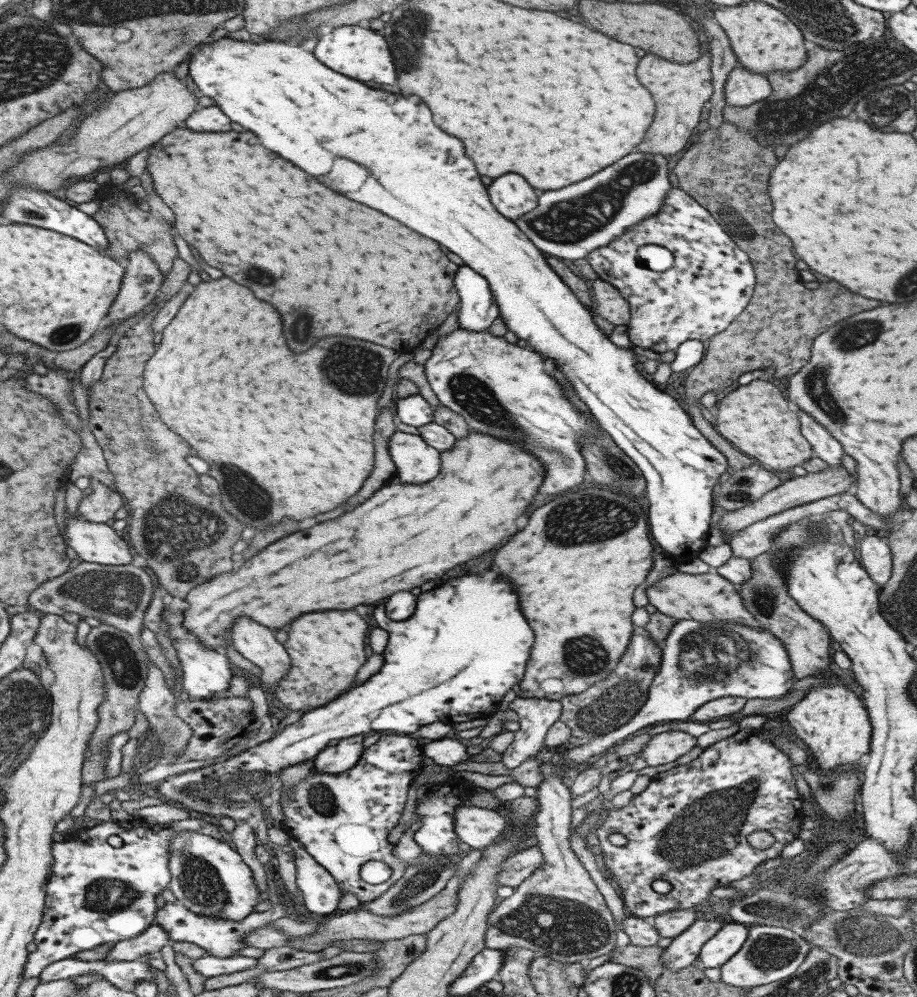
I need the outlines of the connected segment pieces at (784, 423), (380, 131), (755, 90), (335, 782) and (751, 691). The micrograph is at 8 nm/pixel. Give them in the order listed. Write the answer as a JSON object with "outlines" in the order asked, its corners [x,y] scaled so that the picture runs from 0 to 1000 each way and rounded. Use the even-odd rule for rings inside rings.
{"outlines":[[[[823,380],[788,397],[782,407],[779,431],[838,472],[854,473],[865,467],[874,467],[887,457],[883,445],[872,435],[869,417],[860,411],[858,401],[839,382]]],[[[241,38],[241,40],[234,40],[234,42],[228,42],[228,44],[221,44],[215,48],[215,52],[210,56],[206,56],[205,74],[213,83],[213,86],[217,89],[217,92],[221,96],[227,96],[234,100],[234,104],[241,108],[241,112],[245,116],[250,116],[252,122],[258,122],[261,126],[265,126],[267,130],[276,132],[282,142],[304,154],[306,158],[320,162],[324,169],[328,169],[330,173],[335,173],[337,177],[341,177],[344,181],[348,181],[350,185],[354,185],[357,189],[374,195],[376,199],[381,201],[387,201],[391,205],[398,205],[411,213],[418,213],[422,215],[424,219],[437,223],[439,227],[448,229],[450,233],[457,233],[461,235],[463,239],[470,239],[474,243],[479,243],[481,247],[490,249],[490,253],[498,255],[498,257],[509,266],[515,269],[520,275],[523,275],[529,279],[531,285],[533,285],[533,293],[538,297],[538,303],[542,305],[542,315],[551,329],[556,331],[566,340],[570,340],[577,347],[583,351],[583,353],[590,355],[592,359],[599,359],[600,363],[607,367],[607,371],[615,375],[618,383],[623,385],[628,396],[635,401],[639,409],[643,411],[643,414],[649,419],[650,425],[656,430],[662,437],[677,450],[677,453],[685,457],[692,467],[699,472],[702,479],[704,488],[702,489],[702,498],[706,504],[706,526],[708,526],[708,534],[712,544],[721,550],[721,552],[730,558],[730,560],[736,564],[736,566],[743,567],[746,564],[754,564],[756,560],[761,560],[760,557],[769,548],[769,541],[773,534],[773,527],[775,522],[775,516],[778,513],[776,495],[782,487],[782,479],[793,471],[794,463],[792,459],[764,435],[760,432],[760,429],[756,428],[755,421],[747,414],[743,408],[738,405],[738,402],[731,396],[727,396],[727,391],[709,384],[703,379],[697,376],[692,367],[696,365],[694,361],[694,355],[689,353],[688,349],[673,349],[668,344],[664,342],[662,336],[656,333],[655,327],[648,323],[647,317],[634,306],[634,303],[629,301],[629,298],[625,298],[623,291],[614,284],[614,282],[603,273],[603,270],[597,265],[593,255],[583,249],[575,238],[562,227],[559,222],[553,221],[550,217],[546,217],[534,204],[532,200],[530,189],[527,188],[518,169],[516,169],[516,162],[511,158],[505,156],[505,146],[503,142],[496,138],[496,136],[490,136],[485,132],[481,132],[472,122],[470,122],[470,114],[466,110],[466,106],[455,98],[455,96],[435,96],[435,94],[426,94],[422,96],[422,92],[418,90],[405,90],[400,86],[396,86],[394,82],[387,82],[387,80],[381,80],[378,76],[372,76],[363,70],[359,70],[357,66],[352,66],[350,62],[346,62],[341,58],[341,54],[333,52],[337,50],[337,46],[333,44],[325,44],[311,41],[302,42],[285,42],[285,44],[276,44],[276,42],[261,42],[261,40],[250,40],[250,38]]],[[[802,67],[795,71],[790,84],[790,101],[795,106],[817,106],[841,94],[835,76],[819,72],[812,67]]],[[[417,737],[414,738],[408,746],[405,746],[402,749],[397,750],[396,754],[391,757],[389,761],[389,766],[376,774],[370,776],[348,776],[348,774],[339,774],[341,771],[342,760],[336,760],[335,762],[326,763],[326,766],[322,766],[317,770],[309,771],[306,778],[303,778],[304,783],[306,783],[306,788],[311,790],[317,790],[320,796],[317,798],[306,798],[304,802],[304,808],[306,809],[306,816],[309,821],[306,822],[308,832],[317,840],[330,848],[333,856],[337,857],[346,867],[349,867],[363,881],[368,886],[370,893],[375,897],[375,895],[383,895],[386,897],[393,907],[398,907],[410,903],[412,899],[415,899],[424,890],[427,888],[438,877],[442,871],[444,871],[447,865],[438,864],[433,862],[427,858],[427,852],[431,848],[426,848],[422,845],[422,838],[424,834],[434,826],[433,822],[437,818],[439,809],[442,808],[442,803],[444,802],[444,794],[446,794],[446,789],[453,780],[459,775],[461,767],[459,766],[459,749],[455,746],[453,738],[447,737]],[[403,863],[411,863],[413,865],[419,865],[426,872],[426,879],[417,886],[413,887],[400,887],[396,885],[391,879],[391,870],[398,865]]],[[[739,622],[730,633],[730,636],[721,643],[721,662],[716,676],[709,683],[707,697],[692,718],[679,728],[640,743],[631,743],[626,748],[618,747],[618,753],[610,758],[617,768],[621,765],[634,766],[643,764],[665,751],[668,746],[682,741],[686,736],[699,732],[703,728],[712,728],[720,725],[736,724],[737,722],[752,722],[754,716],[766,706],[780,700],[803,698],[817,702],[817,700],[852,700],[860,694],[863,686],[867,682],[863,674],[863,667],[852,646],[840,634],[824,632],[808,625],[793,624],[792,622],[779,622],[778,624],[762,624],[760,622]]]]}

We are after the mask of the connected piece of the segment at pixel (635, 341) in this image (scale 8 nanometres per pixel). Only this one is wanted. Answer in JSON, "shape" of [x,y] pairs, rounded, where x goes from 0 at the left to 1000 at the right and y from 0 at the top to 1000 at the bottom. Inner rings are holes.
{"shape":[[[740,188],[731,189],[723,198],[721,207],[712,217],[707,217],[684,228],[675,237],[660,247],[646,251],[637,259],[651,275],[673,290],[686,308],[684,337],[688,348],[706,350],[713,354],[736,352],[747,341],[767,343],[791,330],[815,308],[821,298],[824,278],[817,258],[798,242],[798,238],[759,201]],[[715,245],[732,253],[733,266],[723,273],[708,271],[695,257],[695,249]]]}

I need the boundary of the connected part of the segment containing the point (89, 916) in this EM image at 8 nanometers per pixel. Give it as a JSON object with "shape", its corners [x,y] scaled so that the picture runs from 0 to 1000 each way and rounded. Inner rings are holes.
{"shape":[[[210,817],[204,822],[194,822],[181,827],[159,825],[157,822],[146,820],[141,822],[141,830],[133,830],[124,822],[111,824],[100,830],[94,830],[86,843],[59,845],[57,847],[57,870],[49,888],[48,911],[45,925],[37,935],[36,945],[39,952],[31,957],[29,965],[24,975],[24,983],[40,980],[41,977],[57,965],[79,959],[83,955],[100,953],[109,947],[126,946],[152,939],[164,928],[168,927],[169,900],[178,891],[183,889],[186,878],[183,872],[182,857],[184,854],[184,842],[193,834],[208,834],[228,839],[237,844],[246,840],[240,830],[221,823]],[[119,839],[128,839],[132,842],[132,849],[122,852],[117,847]]]}

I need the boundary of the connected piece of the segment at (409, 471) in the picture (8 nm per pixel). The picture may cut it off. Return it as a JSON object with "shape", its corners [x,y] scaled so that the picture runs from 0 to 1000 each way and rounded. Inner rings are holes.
{"shape":[[[431,433],[423,441],[423,454],[432,473],[427,482],[459,485],[474,479],[480,466],[480,453],[468,447],[458,436]]]}

